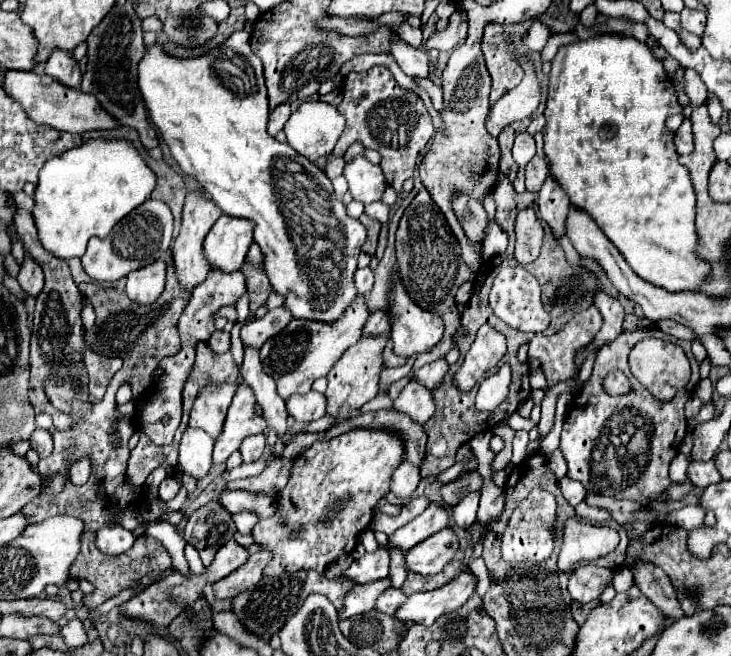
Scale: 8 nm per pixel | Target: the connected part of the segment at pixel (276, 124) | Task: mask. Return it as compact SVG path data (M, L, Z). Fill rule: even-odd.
M281 103L277 109L273 109L273 111L271 111L271 115L269 115L269 125L267 125L269 135L277 135L277 133L285 127L285 123L287 123L289 115L291 115L289 103Z

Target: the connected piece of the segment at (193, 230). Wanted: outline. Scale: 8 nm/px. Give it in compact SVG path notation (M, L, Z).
M199 191L187 193L185 207L183 207L183 225L181 225L181 231L179 231L173 247L171 247L173 249L173 257L175 257L177 277L179 277L181 285L187 287L187 289L193 289L197 283L201 283L207 277L209 263L207 263L205 253L203 253L203 239L209 233L209 229L213 227L213 223L221 217L221 213L223 211L217 205L213 205L211 199L207 199Z

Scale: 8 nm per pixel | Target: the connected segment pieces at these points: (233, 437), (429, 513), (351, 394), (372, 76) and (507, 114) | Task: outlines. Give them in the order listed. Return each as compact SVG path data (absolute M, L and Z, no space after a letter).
M241 383L227 411L223 433L215 441L215 451L213 451L215 465L225 463L227 457L239 449L245 437L265 431L265 419L257 413L255 405L257 403L255 403L253 389L247 383Z
M431 503L419 517L415 517L409 525L403 525L389 537L391 547L401 547L403 551L409 551L429 535L437 533L439 529L447 527L449 517L453 513L453 507L441 505L441 503Z
M363 335L359 343L351 345L329 371L327 375L329 387L325 391L327 403L329 403L327 413L333 415L337 423L341 423L343 419L349 419L355 409L359 409L363 403L367 403L379 393L379 377L381 377L381 371L385 369L383 349L387 341L389 341L389 335Z
M375 65L363 73L349 73L341 85L343 101L337 107L345 117L345 131L337 141L331 157L343 157L347 147L355 141L363 143L365 149L381 153L381 169L387 183L401 193L403 183L413 175L415 159L433 135L433 123L423 99L397 85L391 71L383 65Z
M524 57L518 58L518 62L525 71L523 81L501 97L491 109L487 117L487 131L491 137L497 137L505 125L533 115L539 105L539 81L533 65Z

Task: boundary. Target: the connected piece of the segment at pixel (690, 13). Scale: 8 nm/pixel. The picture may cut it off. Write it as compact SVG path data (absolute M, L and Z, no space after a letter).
M685 7L681 11L681 25L685 31L701 37L701 31L705 29L705 11L697 11L697 9L689 9Z

